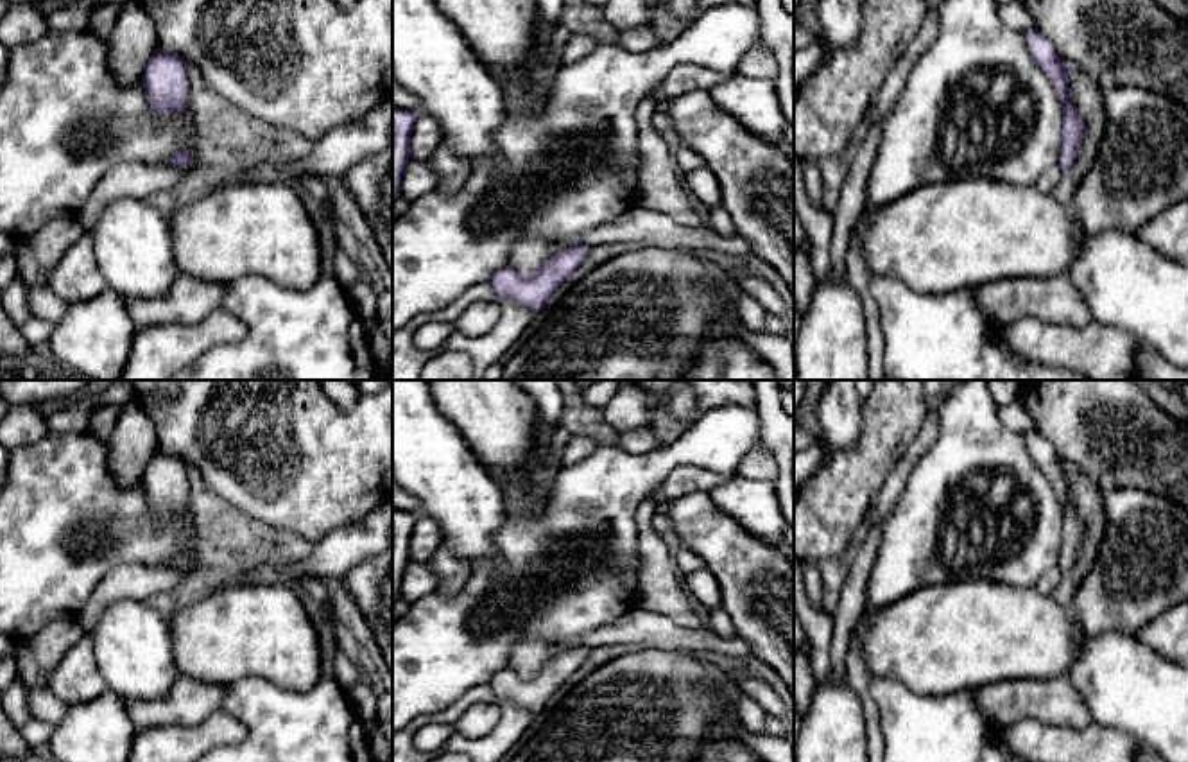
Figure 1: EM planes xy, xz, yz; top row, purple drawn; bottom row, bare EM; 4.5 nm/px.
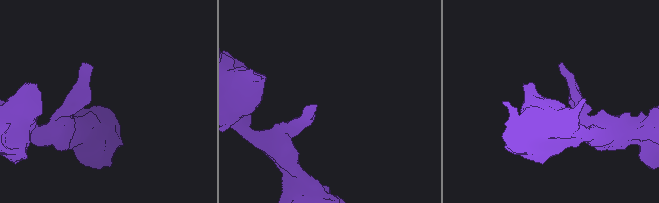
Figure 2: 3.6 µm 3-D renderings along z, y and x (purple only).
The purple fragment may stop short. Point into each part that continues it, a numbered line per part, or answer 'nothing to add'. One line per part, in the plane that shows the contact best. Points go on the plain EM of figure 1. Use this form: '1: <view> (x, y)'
nothing to add

